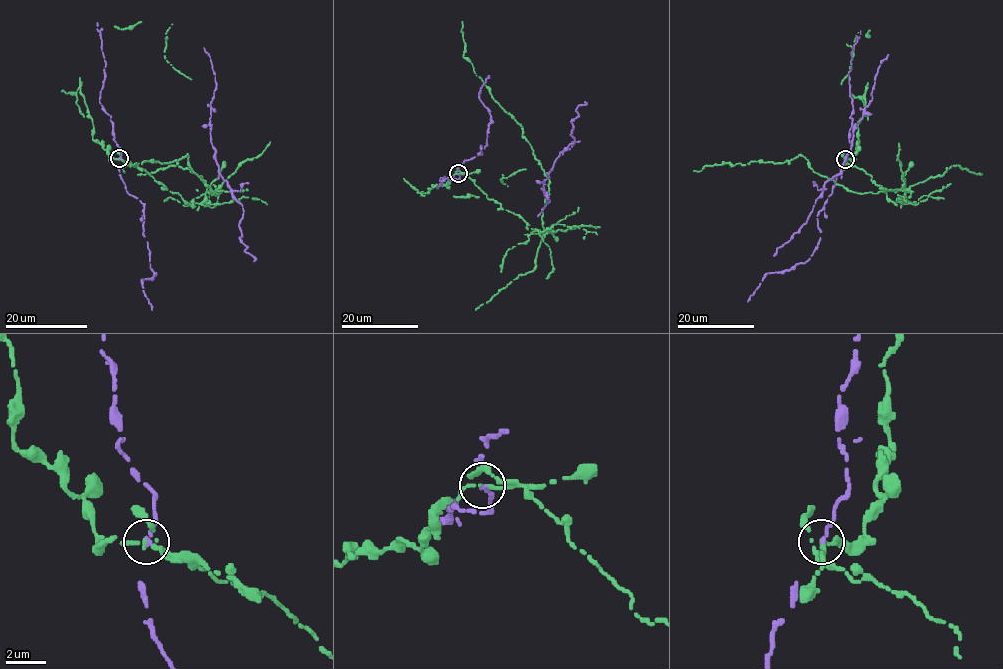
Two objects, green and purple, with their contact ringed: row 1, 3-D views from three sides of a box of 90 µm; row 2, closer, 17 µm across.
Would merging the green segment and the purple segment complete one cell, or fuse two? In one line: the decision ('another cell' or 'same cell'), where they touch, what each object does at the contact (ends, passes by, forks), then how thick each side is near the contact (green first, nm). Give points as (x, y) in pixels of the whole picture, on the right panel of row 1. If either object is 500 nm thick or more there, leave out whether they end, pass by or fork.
another cell; place (845, 159); green passes by; purple ends; calibres 180 and 240 nm

